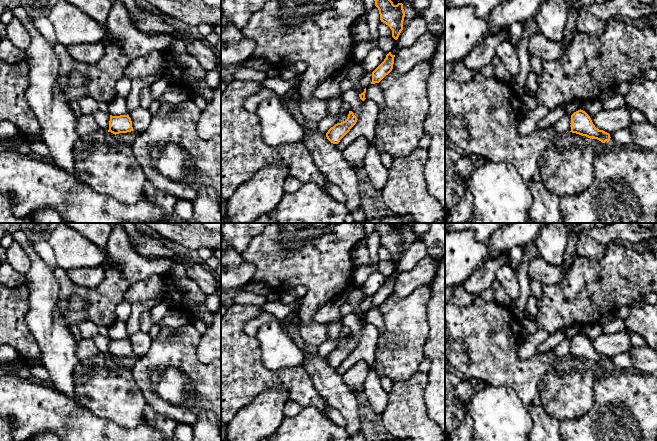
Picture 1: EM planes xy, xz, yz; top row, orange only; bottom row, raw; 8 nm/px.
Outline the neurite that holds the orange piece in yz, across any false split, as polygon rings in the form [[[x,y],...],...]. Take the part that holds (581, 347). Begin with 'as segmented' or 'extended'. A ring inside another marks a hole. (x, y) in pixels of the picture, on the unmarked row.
as segmented; [[[578,334],[571,339],[571,355],[572,357],[576,357],[582,360],[586,360],[588,362],[594,362],[602,367],[606,365],[610,365],[610,358],[599,354],[593,348],[590,340],[583,334]]]

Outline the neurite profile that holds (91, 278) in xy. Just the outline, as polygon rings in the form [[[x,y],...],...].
[[[103,264],[93,269],[70,269],[66,272],[75,284],[95,288],[104,280],[106,268],[106,264]]]

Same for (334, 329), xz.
[[[343,316],[333,323],[328,324],[328,338],[336,339],[339,337],[341,329],[343,326]]]

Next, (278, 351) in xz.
[[[279,320],[263,323],[256,338],[261,351],[261,362],[268,370],[281,371],[298,367],[305,360],[304,351],[295,344],[291,336],[282,331]]]

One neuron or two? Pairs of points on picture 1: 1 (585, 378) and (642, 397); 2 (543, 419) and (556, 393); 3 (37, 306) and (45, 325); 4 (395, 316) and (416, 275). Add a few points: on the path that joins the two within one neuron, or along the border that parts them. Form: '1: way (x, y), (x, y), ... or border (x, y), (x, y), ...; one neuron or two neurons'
1: border (598, 377), (593, 386), (592, 404); two neurons
2: border (540, 405), (559, 422); two neurons
3: way (42, 311), (44, 313), (44, 320); one neuron
4: border (426, 285), (421, 285), (402, 297), (392, 295); two neurons

